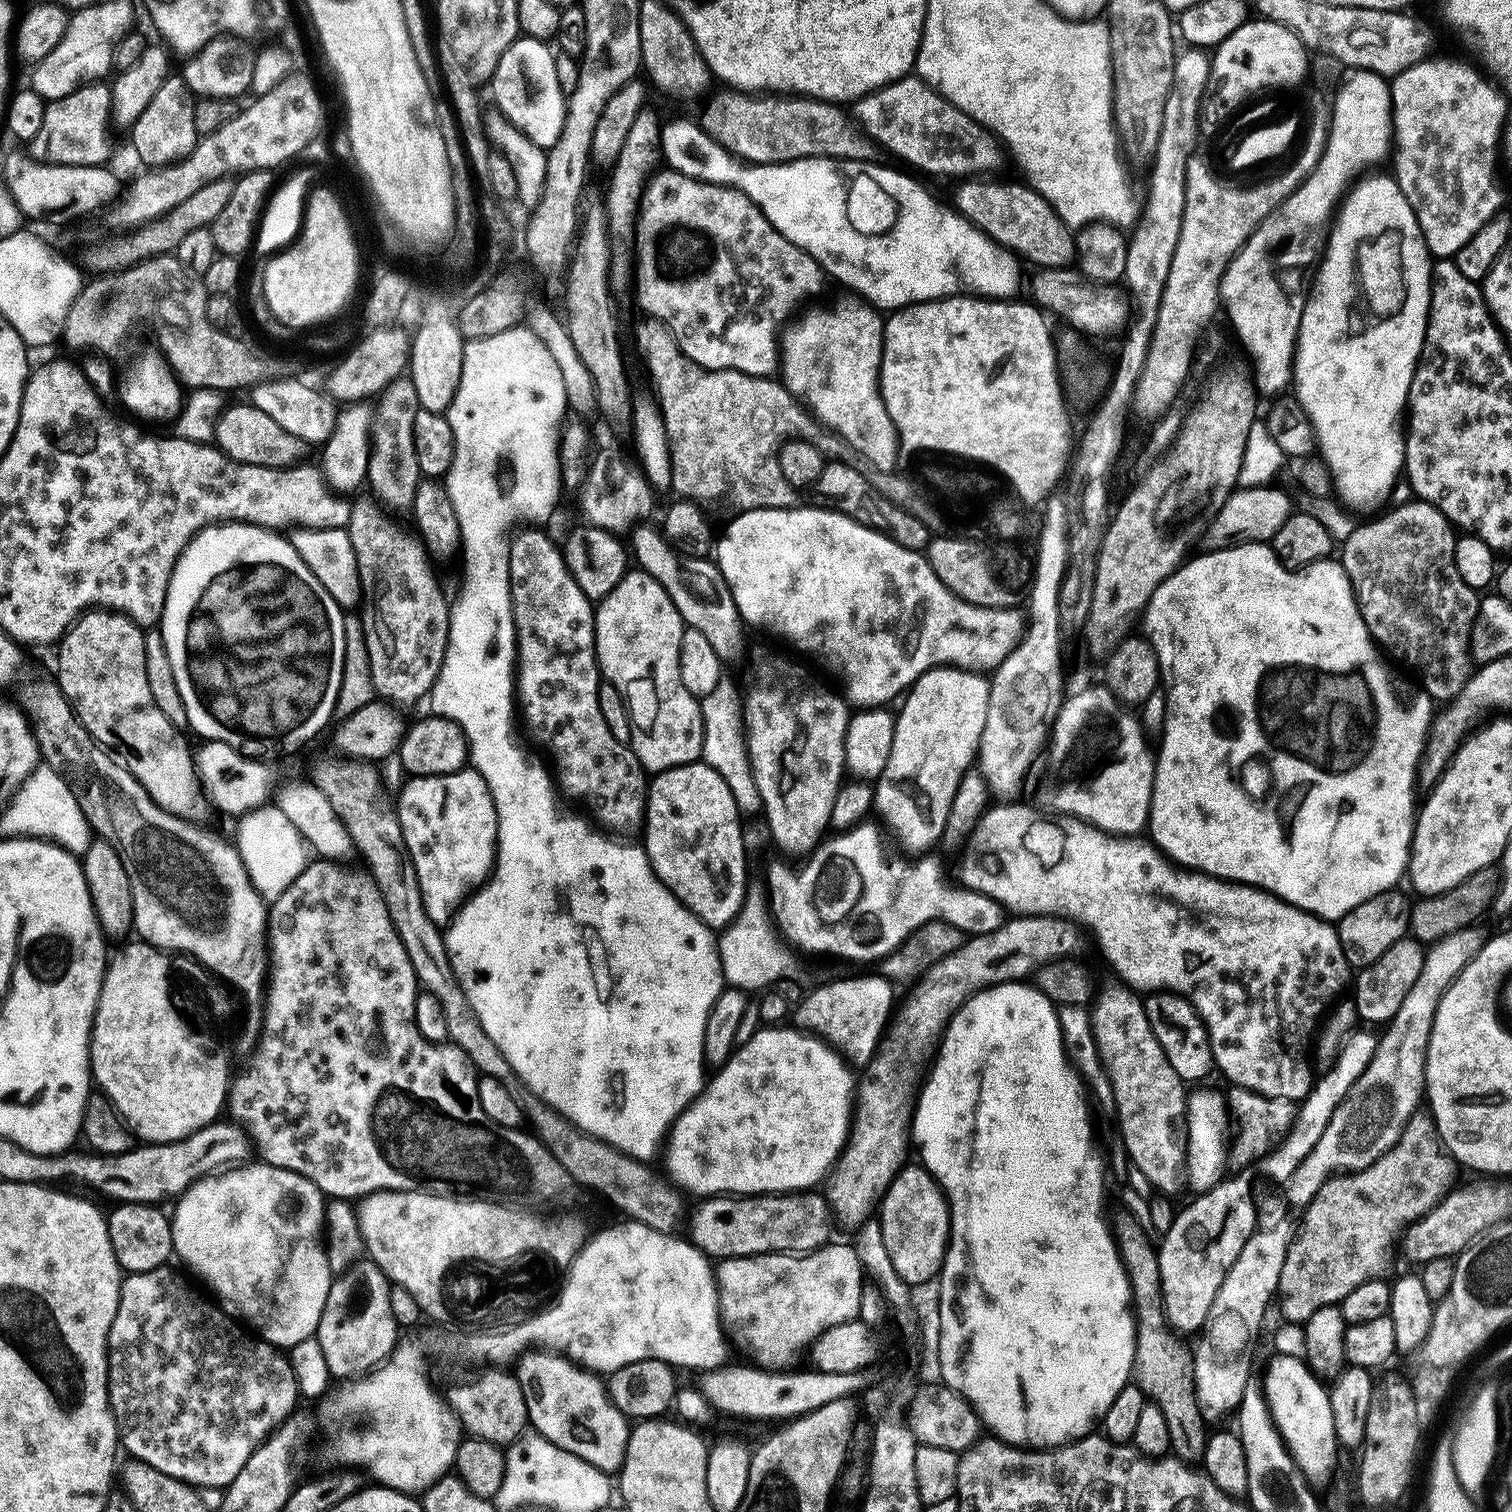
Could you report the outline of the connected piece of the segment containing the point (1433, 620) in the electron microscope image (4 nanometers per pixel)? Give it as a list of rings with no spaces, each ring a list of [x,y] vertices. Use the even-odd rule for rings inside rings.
[[[1413,501],[1400,505],[1369,525],[1357,525],[1343,541],[1340,560],[1352,582],[1356,602],[1373,641],[1385,653],[1388,651],[1394,659],[1413,668],[1424,683],[1423,691],[1433,701],[1451,702],[1456,699],[1456,675],[1469,671],[1470,630],[1480,609],[1481,597],[1477,589],[1462,582],[1462,574],[1458,574],[1458,566],[1454,566],[1453,550],[1457,539],[1453,527],[1432,504]]]

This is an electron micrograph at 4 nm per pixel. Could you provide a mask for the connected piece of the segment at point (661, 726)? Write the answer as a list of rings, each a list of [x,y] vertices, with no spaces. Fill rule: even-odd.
[[[629,570],[625,572],[624,577],[618,582],[618,586],[614,586],[614,590],[610,590],[610,594],[606,594],[603,600],[595,605],[594,611],[596,613],[596,662],[600,666],[600,675],[607,683],[615,684],[617,688],[622,690],[622,695],[628,706],[628,716],[632,719],[630,747],[632,753],[636,755],[638,762],[644,768],[645,773],[655,774],[665,772],[668,768],[677,768],[683,764],[697,763],[701,759],[704,742],[703,716],[700,713],[701,701],[697,697],[692,696],[690,690],[686,690],[686,686],[682,686],[680,643],[682,642],[682,634],[686,625],[684,619],[678,614],[674,602],[670,602],[670,594],[666,594],[663,586],[648,572]]]

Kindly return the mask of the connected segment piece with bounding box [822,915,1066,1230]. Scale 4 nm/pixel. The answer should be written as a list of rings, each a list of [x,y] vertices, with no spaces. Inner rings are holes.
[[[1017,915],[990,934],[968,936],[962,947],[927,969],[916,989],[905,998],[904,1005],[895,1009],[891,1020],[896,1023],[896,1028],[887,1025],[882,1038],[888,1044],[881,1040],[879,1046],[884,1052],[876,1049],[876,1055],[863,1069],[864,1077],[861,1080],[859,1077],[855,1085],[848,1138],[823,1181],[822,1197],[835,1223],[837,1220],[842,1227],[852,1230],[867,1223],[883,1200],[884,1191],[909,1159],[912,1113],[916,1111],[916,1098],[926,1069],[938,1051],[942,1030],[948,1027],[952,1015],[972,993],[986,988],[984,978],[988,978],[988,970],[984,968],[988,962],[968,962],[966,956],[974,950],[976,958],[994,960],[996,970],[1002,964],[1000,960],[1012,950],[1022,950],[1032,956],[1048,956],[1053,952],[1057,958],[1063,957],[1066,950],[1054,950],[1056,934],[1040,934],[1044,928],[1048,928],[1046,916],[1044,922],[1040,922],[1040,916]]]

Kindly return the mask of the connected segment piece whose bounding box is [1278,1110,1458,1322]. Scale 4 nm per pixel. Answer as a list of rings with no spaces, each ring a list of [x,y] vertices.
[[[1417,1110],[1406,1122],[1406,1126],[1402,1130],[1398,1142],[1389,1152],[1382,1154],[1365,1168],[1352,1170],[1347,1174],[1333,1174],[1327,1177],[1324,1184],[1316,1191],[1316,1197],[1303,1209],[1304,1221],[1301,1222],[1300,1228],[1298,1224],[1298,1227],[1295,1229],[1288,1246],[1286,1262],[1282,1262],[1282,1274],[1280,1275],[1280,1287],[1278,1289],[1281,1317],[1283,1317],[1285,1321],[1307,1322],[1311,1315],[1314,1314],[1315,1311],[1318,1311],[1320,1307],[1324,1305],[1339,1305],[1340,1301],[1346,1298],[1346,1294],[1350,1294],[1350,1290],[1354,1290],[1362,1282],[1387,1277],[1387,1272],[1392,1268],[1392,1256],[1388,1251],[1390,1251],[1395,1244],[1397,1247],[1402,1233],[1409,1225],[1419,1222],[1428,1212],[1433,1212],[1433,1210],[1439,1206],[1440,1201],[1443,1200],[1449,1192],[1453,1191],[1454,1185],[1457,1183],[1457,1181],[1455,1182],[1456,1171],[1458,1171],[1456,1159],[1452,1156],[1452,1153],[1445,1148],[1444,1141],[1440,1139],[1440,1134],[1436,1129],[1436,1121],[1432,1119],[1427,1111]]]

